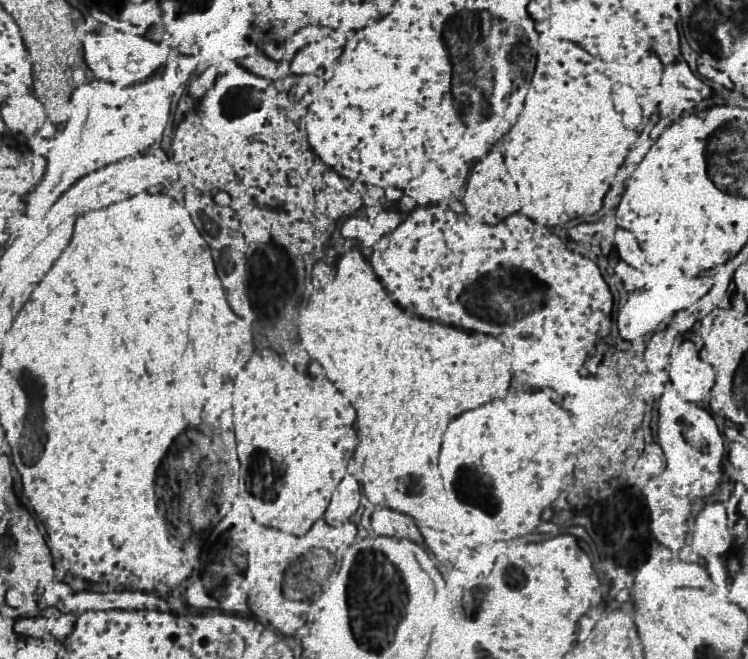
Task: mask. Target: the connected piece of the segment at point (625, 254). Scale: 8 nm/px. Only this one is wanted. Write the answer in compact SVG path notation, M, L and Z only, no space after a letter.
M621 229L617 231L617 253L619 253L619 257L621 257L623 261L627 261L629 265L635 263L635 261L633 261L633 259L637 259L635 255L641 253L635 237L633 237L629 231L621 231Z

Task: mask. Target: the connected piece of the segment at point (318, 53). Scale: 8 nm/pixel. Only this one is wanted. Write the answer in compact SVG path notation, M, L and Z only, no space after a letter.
M309 43L303 49L299 49L299 53L295 53L295 57L291 59L291 67L295 69L295 73L313 73L323 65L323 61L325 61L323 43Z

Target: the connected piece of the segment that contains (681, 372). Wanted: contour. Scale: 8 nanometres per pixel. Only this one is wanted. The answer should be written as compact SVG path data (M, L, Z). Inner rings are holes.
M683 343L671 359L671 381L679 395L691 403L703 403L715 385L715 371L699 355L693 343Z

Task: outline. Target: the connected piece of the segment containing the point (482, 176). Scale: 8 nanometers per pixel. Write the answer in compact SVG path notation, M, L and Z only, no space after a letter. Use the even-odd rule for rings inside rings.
M491 149L491 151L487 151L485 157L475 161L471 175L467 179L467 185L465 185L463 203L471 217L479 217L491 225L503 221L511 213L521 213L521 197L519 197L517 183L513 181L513 175L507 173L507 169L503 165L503 155L499 149Z

